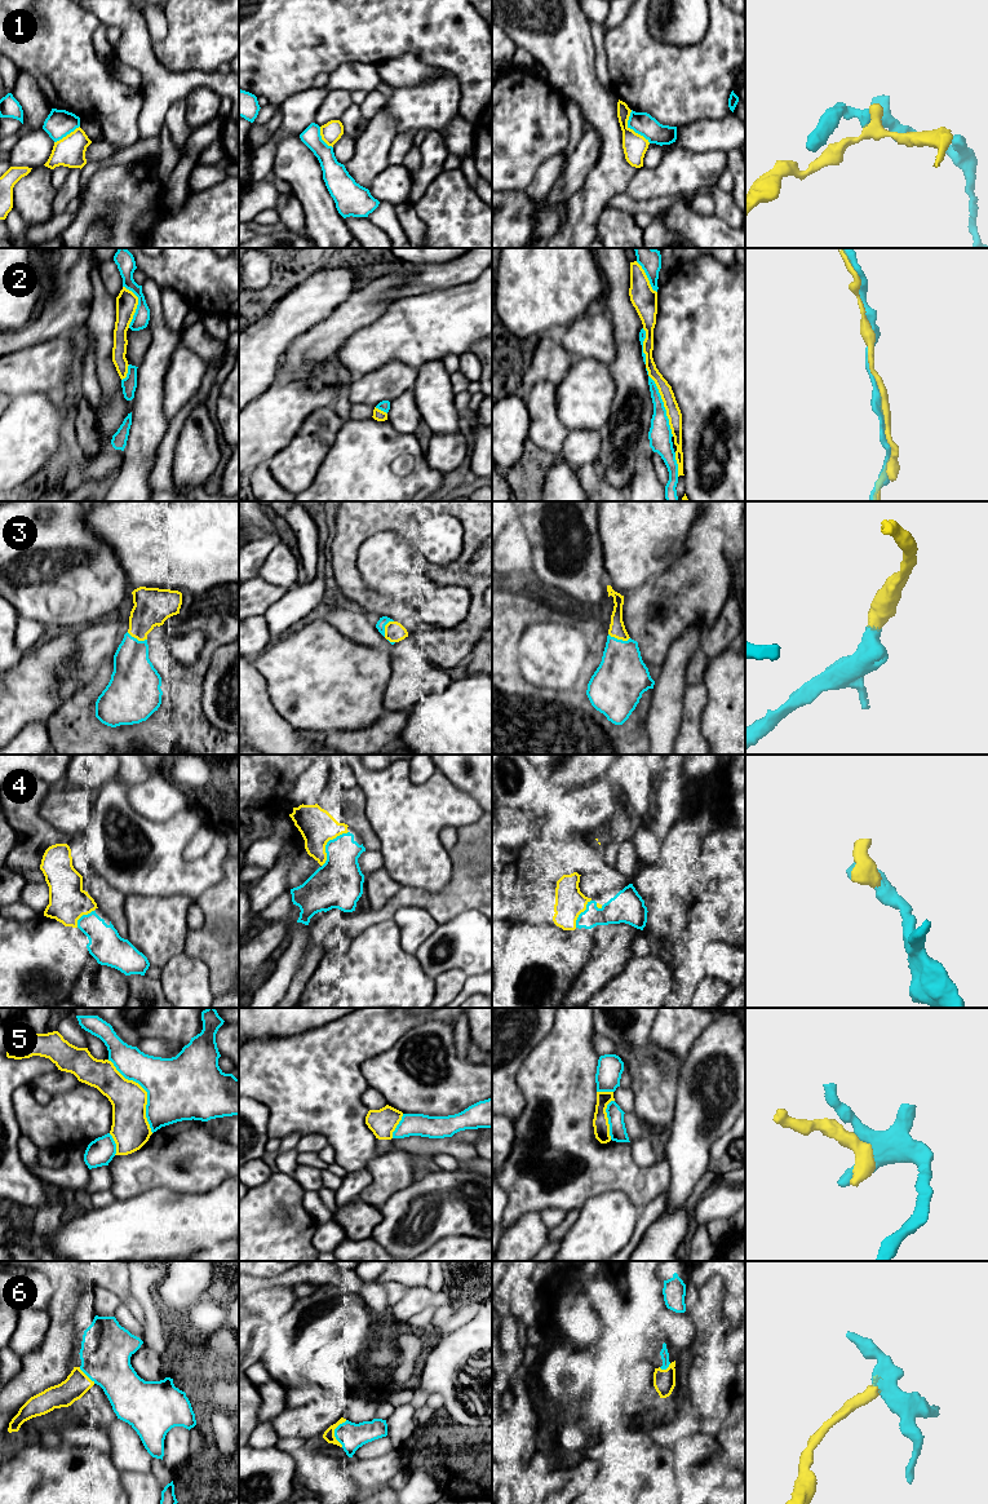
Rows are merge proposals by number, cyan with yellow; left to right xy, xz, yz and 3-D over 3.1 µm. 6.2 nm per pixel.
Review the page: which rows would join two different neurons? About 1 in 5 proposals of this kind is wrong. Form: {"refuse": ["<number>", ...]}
{"refuse": ["1", "2", "5"]}

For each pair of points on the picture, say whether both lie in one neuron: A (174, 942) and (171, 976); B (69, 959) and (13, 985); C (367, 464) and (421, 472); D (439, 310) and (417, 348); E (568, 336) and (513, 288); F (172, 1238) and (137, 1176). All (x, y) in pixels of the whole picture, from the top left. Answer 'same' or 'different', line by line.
A: different
B: same
C: same
D: same
E: different
F: different

